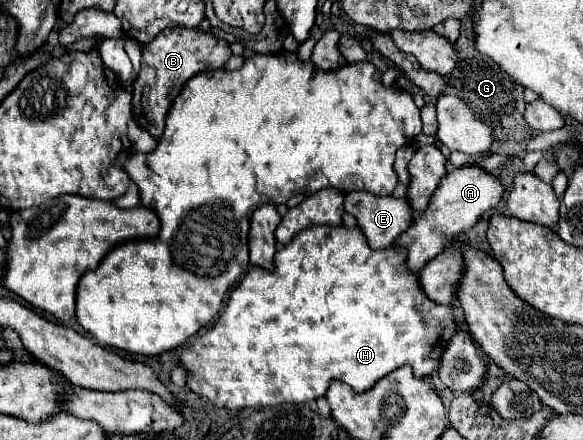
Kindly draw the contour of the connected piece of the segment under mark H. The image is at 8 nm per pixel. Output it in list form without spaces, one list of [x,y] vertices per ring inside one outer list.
[[[310,227],[304,229],[302,233],[298,233],[288,245],[280,247],[276,251],[276,271],[264,271],[260,267],[252,267],[242,281],[234,287],[234,291],[230,293],[228,305],[224,309],[224,313],[220,315],[220,319],[216,321],[216,325],[198,335],[190,347],[182,353],[182,365],[190,371],[188,377],[188,385],[194,393],[206,397],[208,401],[212,401],[218,407],[228,407],[228,409],[242,409],[242,407],[270,407],[270,405],[282,405],[282,403],[306,403],[312,399],[318,399],[326,393],[328,383],[332,379],[340,379],[344,383],[348,383],[354,391],[366,391],[370,389],[378,379],[382,379],[384,375],[388,375],[390,371],[402,367],[402,365],[410,365],[414,369],[414,375],[418,379],[424,379],[432,373],[438,371],[440,367],[440,359],[442,359],[442,349],[446,349],[446,345],[450,343],[450,339],[456,335],[456,321],[454,321],[454,307],[452,305],[438,305],[432,303],[432,299],[428,299],[428,295],[424,295],[424,291],[420,291],[420,281],[418,281],[418,273],[412,275],[412,271],[404,271],[404,255],[400,255],[400,251],[396,251],[394,247],[390,249],[380,249],[380,251],[372,251],[372,247],[368,247],[368,243],[364,243],[364,235],[360,235],[360,227]]]

